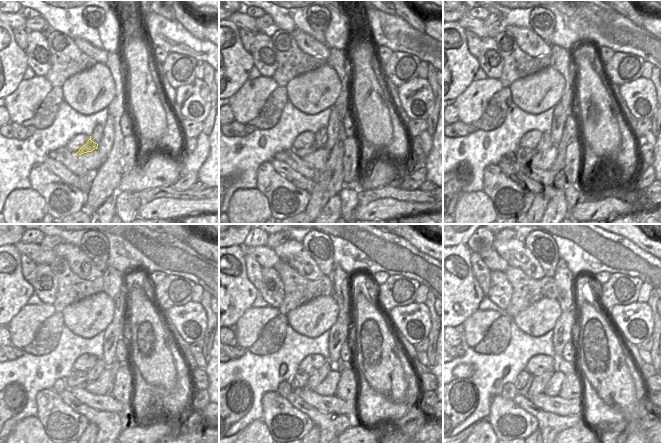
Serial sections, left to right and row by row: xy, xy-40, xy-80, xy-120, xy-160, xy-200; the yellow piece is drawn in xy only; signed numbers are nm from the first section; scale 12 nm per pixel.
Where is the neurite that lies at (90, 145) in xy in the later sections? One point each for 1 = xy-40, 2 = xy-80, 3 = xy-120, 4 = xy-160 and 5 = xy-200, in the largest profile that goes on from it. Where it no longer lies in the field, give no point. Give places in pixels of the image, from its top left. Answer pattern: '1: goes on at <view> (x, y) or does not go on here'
1: goes on at xy-40 (302, 152)
2: goes on at xy-80 (526, 154)
3: goes on at xy-120 (76, 378)
4: goes on at xy-160 (300, 379)
5: goes on at xy-200 (523, 377)

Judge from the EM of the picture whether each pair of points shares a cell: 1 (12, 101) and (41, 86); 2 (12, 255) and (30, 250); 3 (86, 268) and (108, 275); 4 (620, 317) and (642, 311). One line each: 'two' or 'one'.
1: one
2: two
3: two
4: one

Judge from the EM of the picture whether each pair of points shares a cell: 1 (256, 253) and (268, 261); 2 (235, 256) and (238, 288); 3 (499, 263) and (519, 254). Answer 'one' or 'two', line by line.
1: one
2: one
3: two

